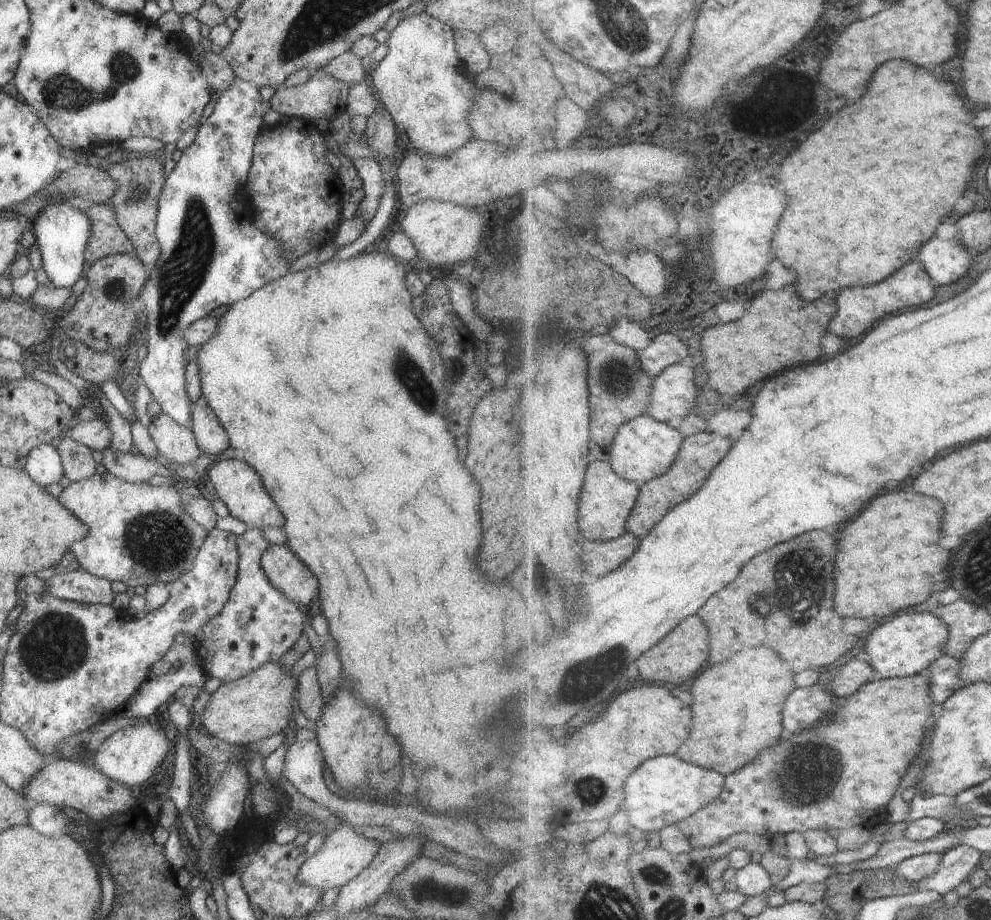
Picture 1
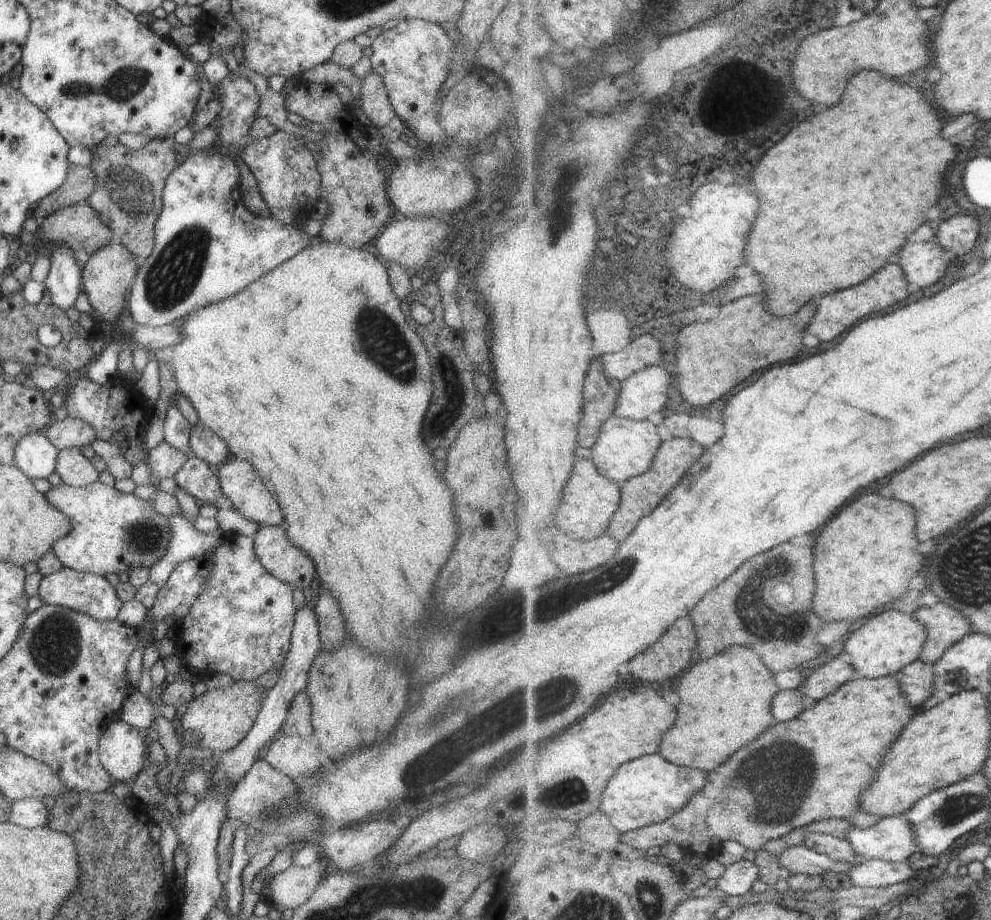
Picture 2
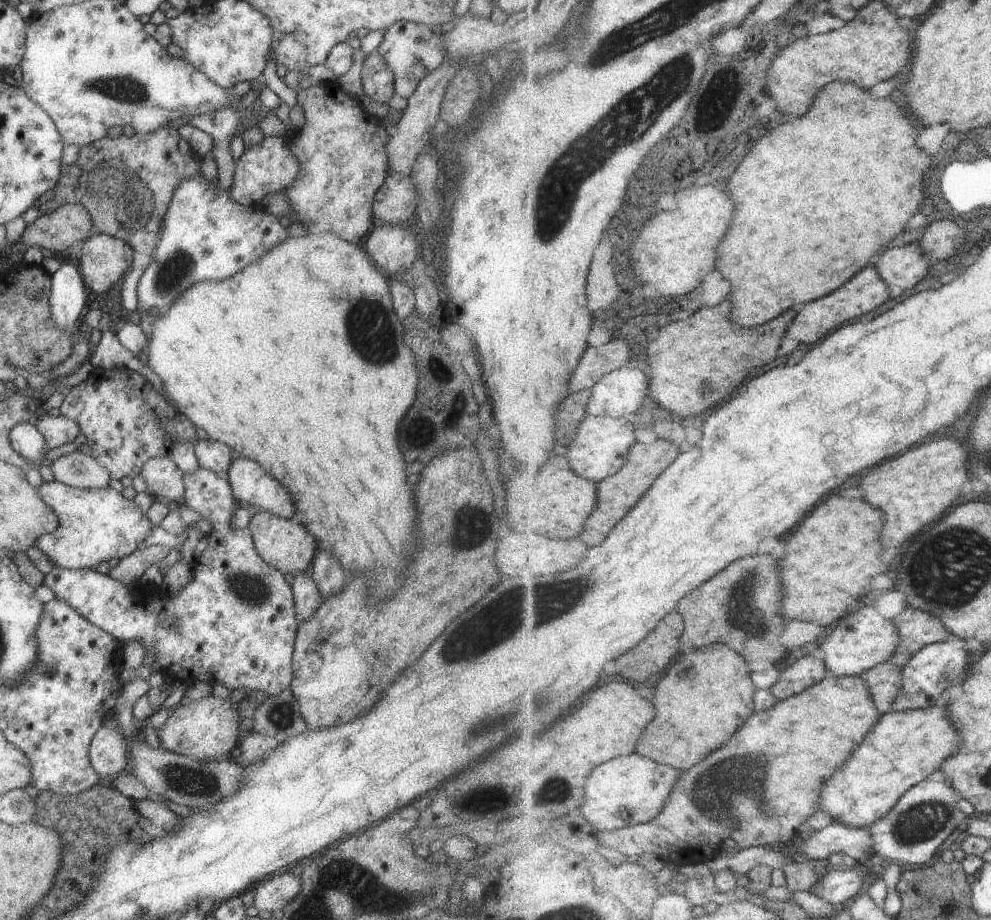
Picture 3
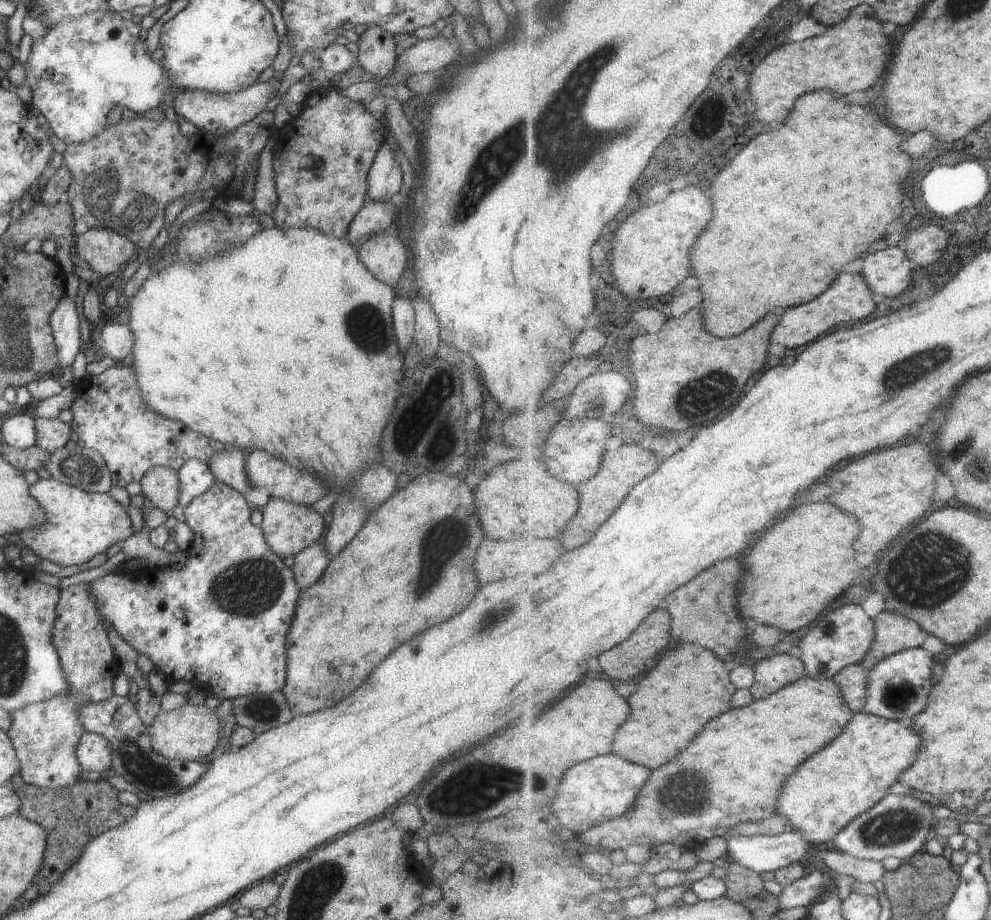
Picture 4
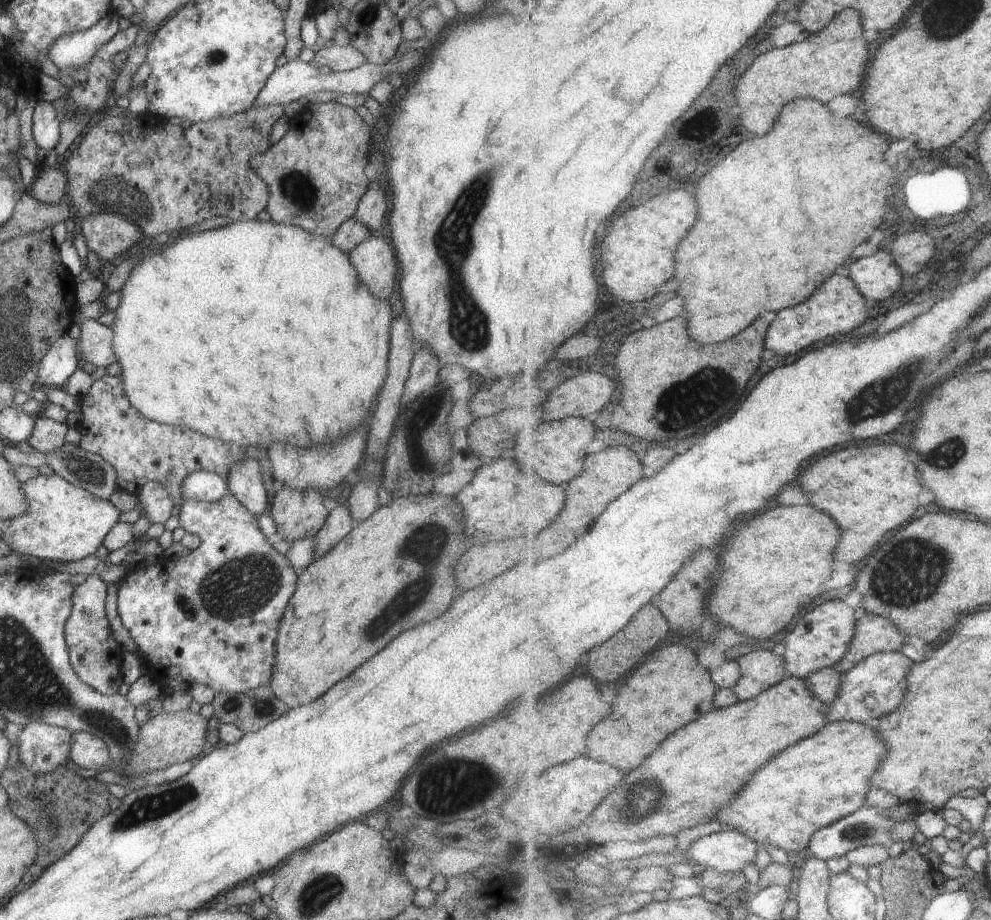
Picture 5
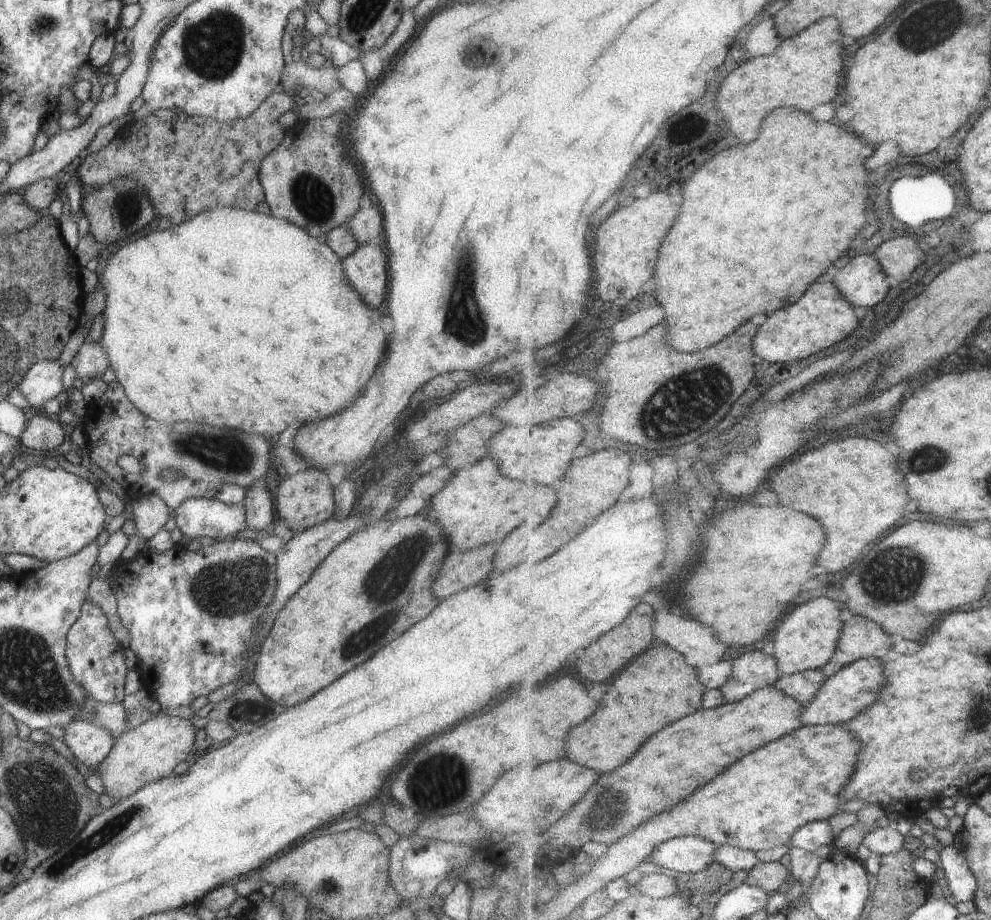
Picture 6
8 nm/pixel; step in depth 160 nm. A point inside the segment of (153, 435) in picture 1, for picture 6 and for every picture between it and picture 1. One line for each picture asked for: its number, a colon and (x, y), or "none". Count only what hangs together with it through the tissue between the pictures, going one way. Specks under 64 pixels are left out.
2: (163, 460)
3: (163, 480)
4: (159, 485)
5: (154, 501)
6: (149, 513)

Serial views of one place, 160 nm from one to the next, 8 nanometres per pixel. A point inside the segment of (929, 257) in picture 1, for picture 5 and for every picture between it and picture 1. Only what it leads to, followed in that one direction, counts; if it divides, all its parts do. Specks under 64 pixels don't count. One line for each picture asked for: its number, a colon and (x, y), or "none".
2: (925, 263)
3: (905, 267)
4: (888, 272)
5: (877, 276)

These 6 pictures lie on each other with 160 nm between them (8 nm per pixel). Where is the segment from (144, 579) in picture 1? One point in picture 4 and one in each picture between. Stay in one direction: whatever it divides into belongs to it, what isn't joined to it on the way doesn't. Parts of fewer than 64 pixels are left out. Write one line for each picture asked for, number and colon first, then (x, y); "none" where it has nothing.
2: (115, 532)
3: (94, 525)
4: (79, 524)

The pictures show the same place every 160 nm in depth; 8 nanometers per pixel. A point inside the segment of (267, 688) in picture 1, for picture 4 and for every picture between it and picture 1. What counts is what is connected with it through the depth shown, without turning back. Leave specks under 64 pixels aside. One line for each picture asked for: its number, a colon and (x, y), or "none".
2: (219, 718)
3: (206, 728)
4: (189, 732)

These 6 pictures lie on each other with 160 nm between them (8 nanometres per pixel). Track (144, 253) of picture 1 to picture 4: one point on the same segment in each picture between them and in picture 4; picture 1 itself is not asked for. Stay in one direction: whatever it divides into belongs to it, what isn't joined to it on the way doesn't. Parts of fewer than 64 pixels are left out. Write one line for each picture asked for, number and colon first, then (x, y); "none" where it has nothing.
2: (127, 196)
3: (125, 183)
4: (122, 179)

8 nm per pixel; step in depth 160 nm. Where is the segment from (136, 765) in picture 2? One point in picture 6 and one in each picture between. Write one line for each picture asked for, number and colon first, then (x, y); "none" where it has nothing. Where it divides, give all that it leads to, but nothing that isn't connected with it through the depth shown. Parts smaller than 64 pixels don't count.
3: (108, 754)
4: (93, 752)
5: (87, 751)
6: (90, 744)

